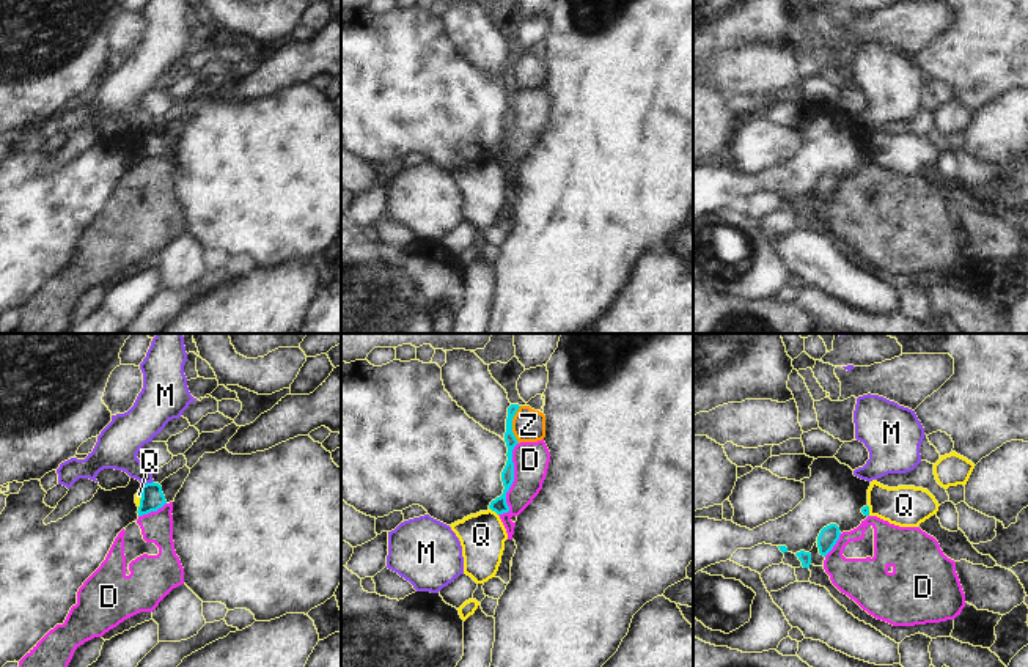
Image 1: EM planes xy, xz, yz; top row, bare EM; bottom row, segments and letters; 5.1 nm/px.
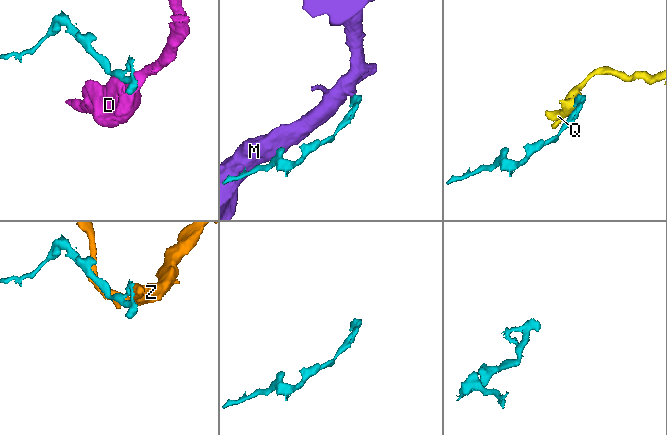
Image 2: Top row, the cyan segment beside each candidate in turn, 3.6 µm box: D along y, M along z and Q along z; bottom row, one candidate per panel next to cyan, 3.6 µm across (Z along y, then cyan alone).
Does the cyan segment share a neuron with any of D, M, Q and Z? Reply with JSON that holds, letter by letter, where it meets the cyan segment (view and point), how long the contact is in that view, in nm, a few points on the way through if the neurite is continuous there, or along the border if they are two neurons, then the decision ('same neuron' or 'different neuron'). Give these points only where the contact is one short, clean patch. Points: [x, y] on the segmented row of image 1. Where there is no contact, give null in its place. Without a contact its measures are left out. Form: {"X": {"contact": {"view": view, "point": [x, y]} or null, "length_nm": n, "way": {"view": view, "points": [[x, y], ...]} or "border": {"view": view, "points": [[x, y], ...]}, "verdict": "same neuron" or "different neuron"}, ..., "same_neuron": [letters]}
{"D": {"contact": {"view": "xz", "point": [513, 480]}, "length_nm": 380, "verdict": "different neuron"}, "M": {"contact": {"view": "xy", "point": [146, 483]}, "length_nm": 70, "border": {"view": "xy", "points": [[153, 480], [142, 485]]}, "verdict": "different neuron"}, "Q": {"contact": {"view": "xz", "point": [494, 510]}, "length_nm": 50, "border": {"view": "xz", "points": [[491, 508], [497, 515]]}, "verdict": "different neuron"}, "Z": {"contact": {"view": "xz", "point": [511, 425]}, "length_nm": 190, "border": {"view": "xz", "points": [[521, 406], [513, 419], [513, 434], [517, 442]]}, "verdict": "different neuron"}, "same_neuron": []}

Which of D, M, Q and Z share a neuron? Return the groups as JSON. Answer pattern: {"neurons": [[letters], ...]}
{"neurons": [["D"], ["M"], ["Q"], ["Z"]]}

